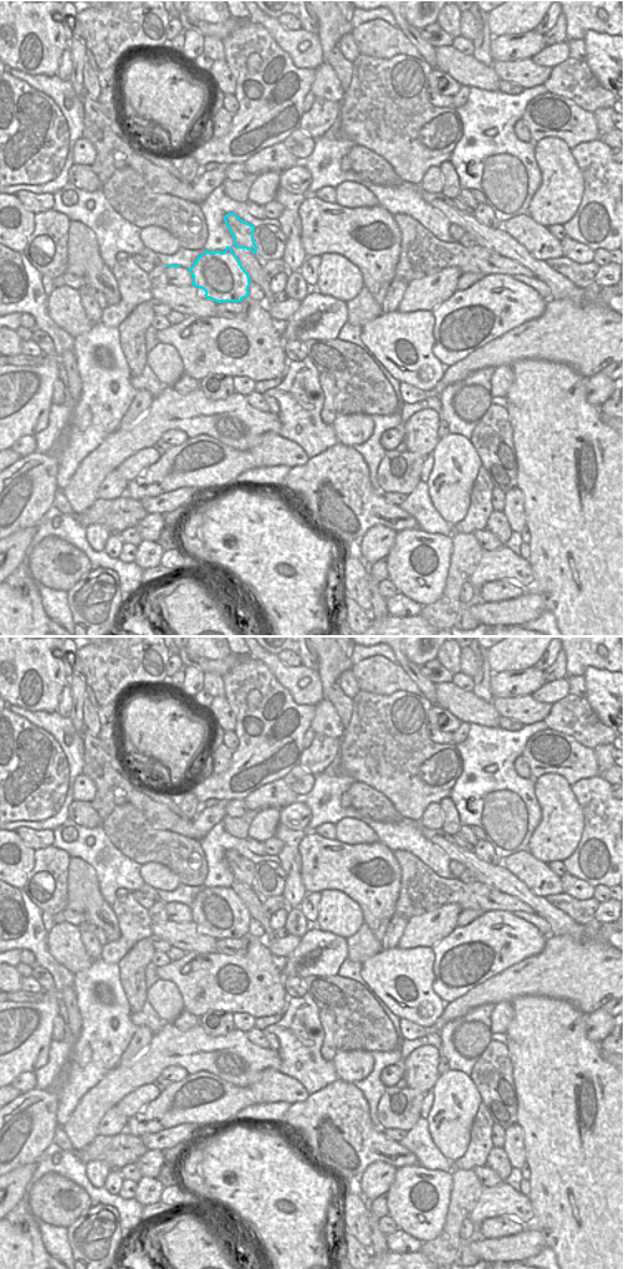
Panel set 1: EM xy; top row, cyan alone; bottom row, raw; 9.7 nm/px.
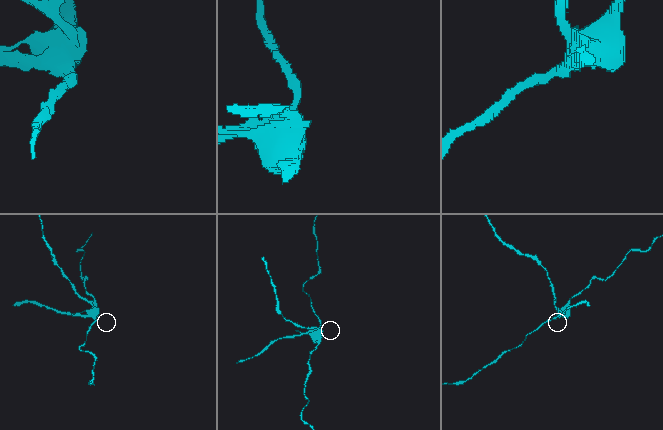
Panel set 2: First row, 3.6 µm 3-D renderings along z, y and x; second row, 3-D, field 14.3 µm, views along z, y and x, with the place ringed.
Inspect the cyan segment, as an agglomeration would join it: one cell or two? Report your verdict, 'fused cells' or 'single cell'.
fused cells

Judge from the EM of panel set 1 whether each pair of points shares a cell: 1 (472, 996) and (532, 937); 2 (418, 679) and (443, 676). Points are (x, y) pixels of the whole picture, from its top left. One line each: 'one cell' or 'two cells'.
1: two cells
2: two cells

